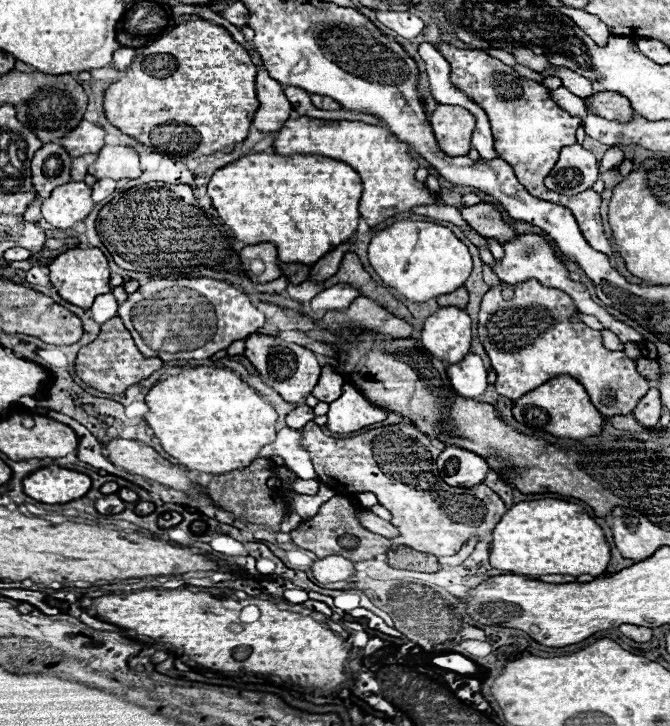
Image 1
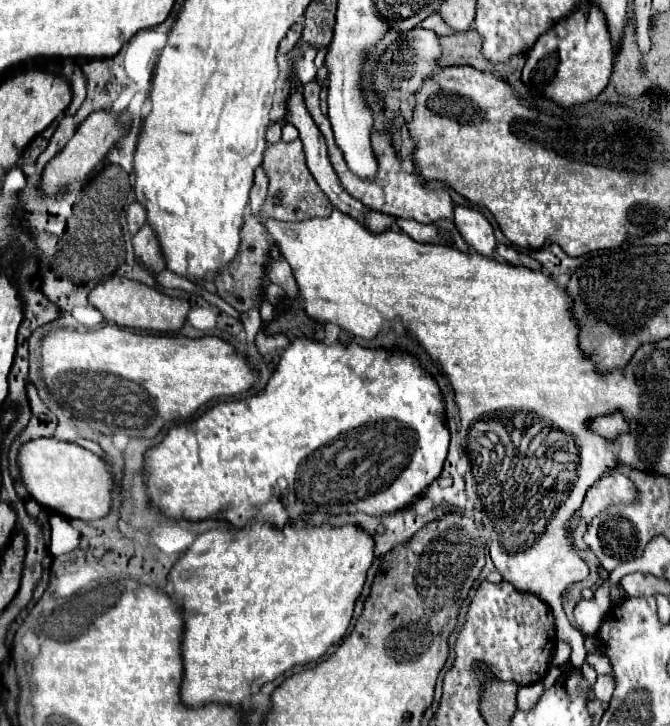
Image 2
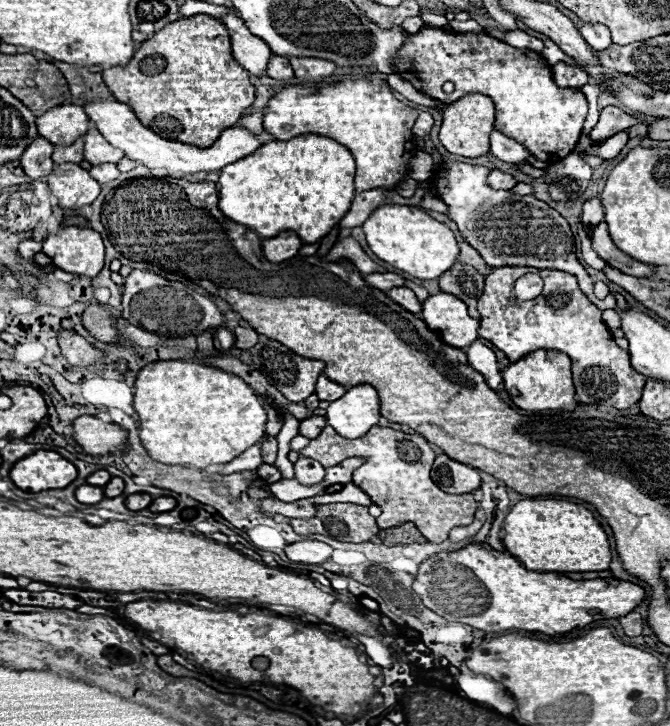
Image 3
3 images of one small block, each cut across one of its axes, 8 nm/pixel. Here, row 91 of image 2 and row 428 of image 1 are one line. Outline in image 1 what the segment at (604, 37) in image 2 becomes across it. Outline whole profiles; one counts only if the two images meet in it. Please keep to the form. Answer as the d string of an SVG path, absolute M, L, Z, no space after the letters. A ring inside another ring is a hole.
M558 376L548 380L546 384L538 386L536 390L524 394L524 398L514 402L512 408L514 418L520 424L526 424L530 428L544 430L556 438L572 438L572 440L584 440L590 436L600 436L602 434L602 416L590 402L590 396L586 394L584 386L578 384L570 376Z

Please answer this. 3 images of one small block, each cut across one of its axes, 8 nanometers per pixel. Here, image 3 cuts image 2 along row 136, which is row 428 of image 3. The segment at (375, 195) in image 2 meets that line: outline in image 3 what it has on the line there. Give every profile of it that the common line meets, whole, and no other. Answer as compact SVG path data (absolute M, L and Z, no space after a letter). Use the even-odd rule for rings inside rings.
M326 426L318 438L310 440L310 444L300 450L300 454L318 460L326 468L336 466L350 456L366 458L366 462L354 470L354 484L382 508L382 516L378 518L380 528L398 526L400 522L414 522L428 542L440 544L448 538L448 532L454 526L466 526L474 520L478 502L472 494L450 496L432 482L430 466L436 454L432 452L430 442L418 434L404 434L392 428L372 426L368 434L348 440L338 436L332 426Z

